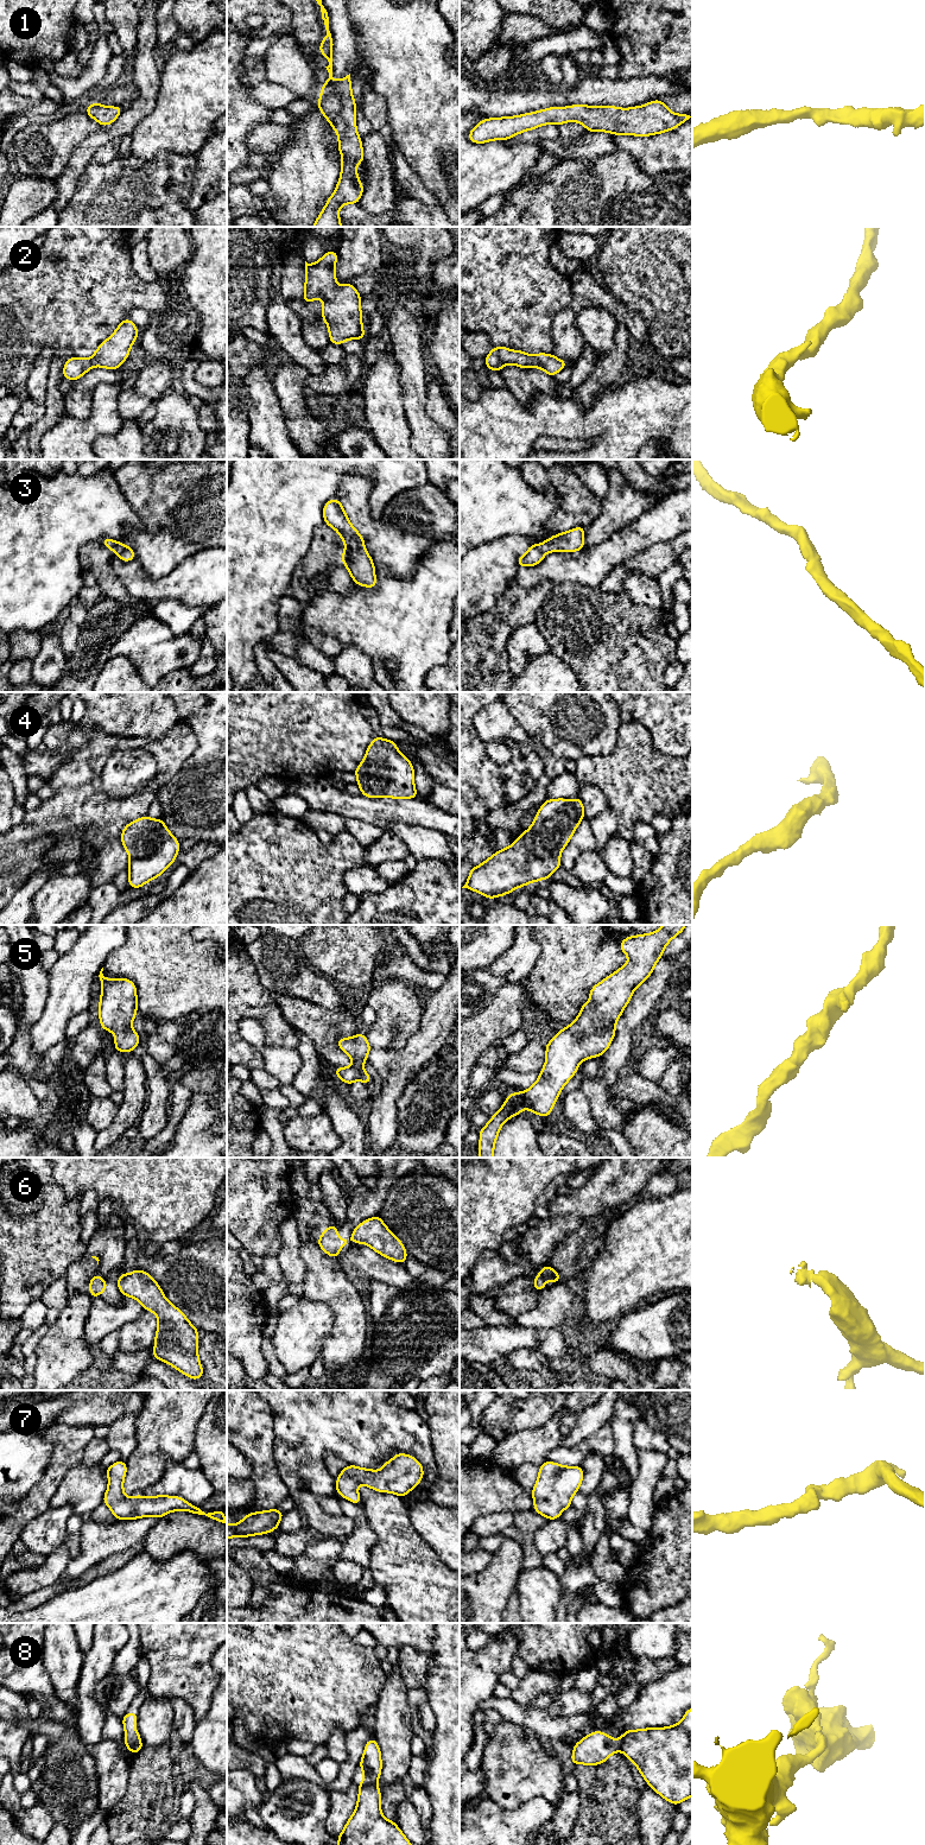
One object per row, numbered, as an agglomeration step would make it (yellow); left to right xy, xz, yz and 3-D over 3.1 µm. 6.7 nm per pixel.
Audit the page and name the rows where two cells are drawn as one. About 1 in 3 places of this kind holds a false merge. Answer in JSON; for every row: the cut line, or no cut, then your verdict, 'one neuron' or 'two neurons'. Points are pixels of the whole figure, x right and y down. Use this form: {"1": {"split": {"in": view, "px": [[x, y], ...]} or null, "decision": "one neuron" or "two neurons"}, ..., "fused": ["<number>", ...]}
{"1": {"split": null, "decision": "one neuron"}, "2": {"split": null, "decision": "one neuron"}, "3": {"split": null, "decision": "one neuron"}, "4": {"split": null, "decision": "one neuron"}, "5": {"split": null, "decision": "one neuron"}, "6": {"split": {"in": "yz", "px": [[540, 1274], [545, 1280]]}, "decision": "two neurons"}, "7": {"split": null, "decision": "one neuron"}, "8": {"split": {"in": "xz", "px": [[375, 1783], [360, 1788]]}, "decision": "two neurons"}, "fused": ["6", "8"]}

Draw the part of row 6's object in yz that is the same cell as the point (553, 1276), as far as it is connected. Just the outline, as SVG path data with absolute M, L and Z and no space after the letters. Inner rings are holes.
M549 1264L541 1267L540 1272L545 1281L558 1283L559 1280L562 1279L559 1274Z

